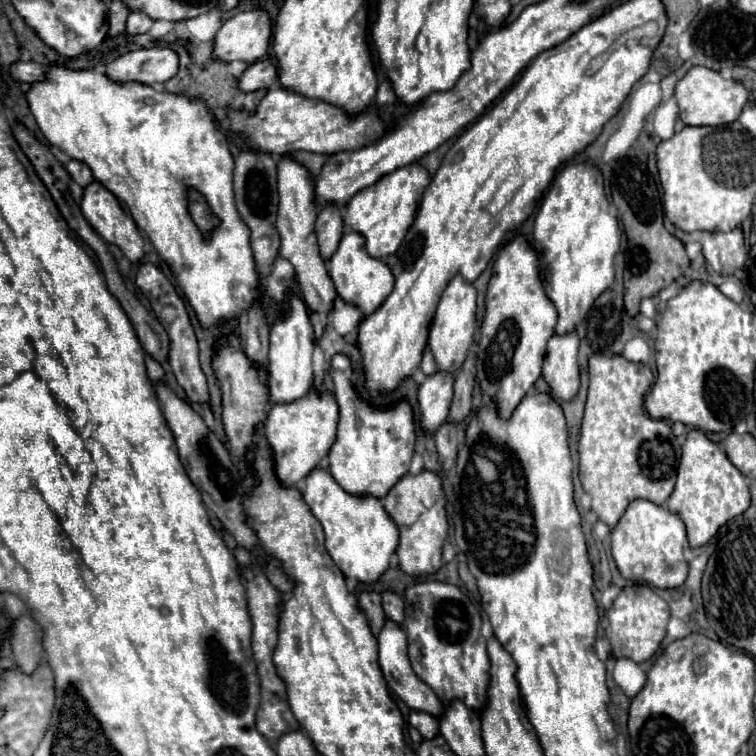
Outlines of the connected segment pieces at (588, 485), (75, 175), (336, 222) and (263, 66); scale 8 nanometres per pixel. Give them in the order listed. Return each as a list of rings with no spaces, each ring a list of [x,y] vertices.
[[[589,356],[589,396],[579,440],[579,480],[583,484],[583,490],[593,498],[593,512],[609,528],[619,522],[631,500],[645,498],[655,504],[665,504],[675,486],[679,454],[673,444],[671,426],[665,420],[653,420],[643,408],[643,396],[651,388],[651,384],[653,372],[645,364],[629,362],[623,356]]]
[[[69,160],[69,162],[67,162],[67,172],[71,174],[71,178],[73,178],[81,188],[85,188],[87,184],[91,184],[91,180],[93,180],[93,174],[91,174],[89,166],[83,164],[83,162],[79,162],[79,160]]]
[[[327,202],[315,222],[315,232],[319,238],[319,248],[323,260],[329,260],[333,252],[337,250],[341,238],[343,238],[343,218],[341,218],[341,208]]]
[[[261,60],[261,62],[251,64],[239,76],[241,92],[253,92],[253,90],[261,90],[261,88],[271,88],[277,82],[279,82],[279,70],[269,60]]]

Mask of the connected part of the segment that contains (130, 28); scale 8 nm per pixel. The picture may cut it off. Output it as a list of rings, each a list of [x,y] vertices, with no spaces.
[[[131,12],[127,18],[127,32],[129,34],[145,34],[153,26],[153,20],[149,16],[143,16],[143,12]]]

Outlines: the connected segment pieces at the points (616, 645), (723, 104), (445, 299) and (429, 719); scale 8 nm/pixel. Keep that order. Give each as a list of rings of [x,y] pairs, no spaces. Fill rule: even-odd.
[[[629,584],[625,586],[613,602],[613,608],[607,612],[609,628],[607,640],[611,644],[615,658],[631,658],[635,662],[649,660],[661,646],[669,622],[667,602],[653,592],[647,584]]]
[[[693,66],[675,88],[675,98],[679,102],[679,118],[687,126],[721,126],[731,124],[739,118],[743,106],[747,104],[747,90],[737,80],[725,80],[719,72],[705,66]]]
[[[455,276],[441,296],[441,302],[437,306],[437,312],[433,316],[431,330],[429,330],[429,348],[431,348],[435,362],[441,370],[455,372],[465,362],[467,352],[469,352],[473,338],[475,338],[475,326],[477,326],[475,312],[477,312],[477,290],[475,290],[475,286],[465,282],[463,276]]]
[[[411,710],[409,714],[409,722],[421,732],[423,738],[433,738],[439,734],[439,726],[437,726],[437,718],[427,714],[427,712],[419,712],[419,710]]]

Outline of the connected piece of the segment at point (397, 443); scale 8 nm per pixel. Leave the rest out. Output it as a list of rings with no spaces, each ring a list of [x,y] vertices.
[[[335,354],[331,360],[333,392],[339,404],[339,428],[337,440],[329,450],[329,470],[337,484],[355,496],[377,496],[383,498],[389,488],[409,472],[411,456],[415,452],[415,420],[413,406],[401,398],[389,408],[377,408],[363,400],[353,382],[353,364],[349,356]]]

